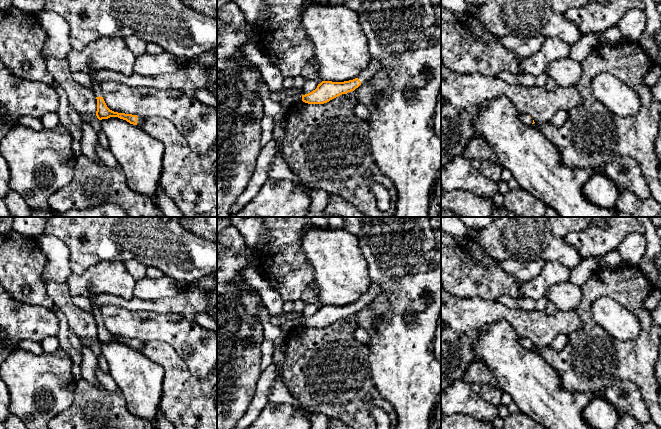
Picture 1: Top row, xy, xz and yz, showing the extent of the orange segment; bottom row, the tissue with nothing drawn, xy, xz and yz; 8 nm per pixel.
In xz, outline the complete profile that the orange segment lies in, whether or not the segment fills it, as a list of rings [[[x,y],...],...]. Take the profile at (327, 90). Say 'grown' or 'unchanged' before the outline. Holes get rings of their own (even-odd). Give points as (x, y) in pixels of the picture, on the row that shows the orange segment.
grown; [[[371,61],[369,66],[361,74],[349,81],[332,82],[322,81],[312,92],[302,95],[302,101],[308,104],[324,104],[330,100],[348,92],[354,91],[361,84],[373,78],[380,68],[379,61]]]

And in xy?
grown; [[[92,79],[91,89],[93,90],[95,96],[96,96],[96,99],[97,99],[96,116],[99,120],[108,119],[110,117],[118,117],[120,119],[126,120],[127,122],[129,122],[130,124],[133,124],[133,125],[141,126],[144,123],[145,119],[142,119],[142,118],[138,117],[137,115],[118,113],[118,112],[114,112],[114,111],[110,110],[107,107],[107,105],[102,97],[102,93],[100,90],[100,83],[101,82],[97,82]]]

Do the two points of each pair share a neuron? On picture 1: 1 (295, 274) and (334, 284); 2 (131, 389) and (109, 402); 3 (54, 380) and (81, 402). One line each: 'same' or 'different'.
1: different
2: different
3: different

